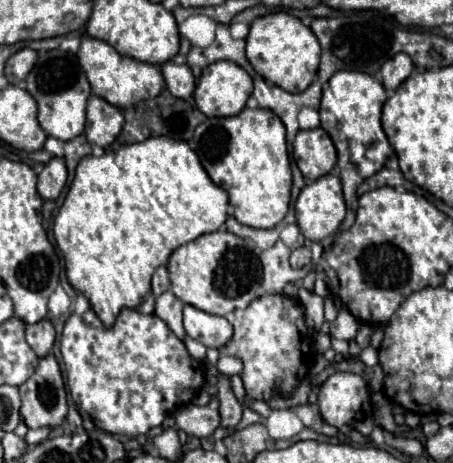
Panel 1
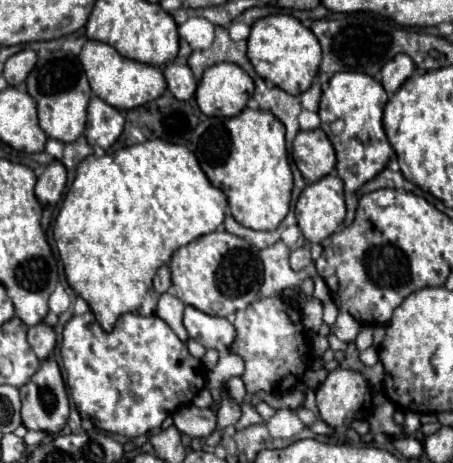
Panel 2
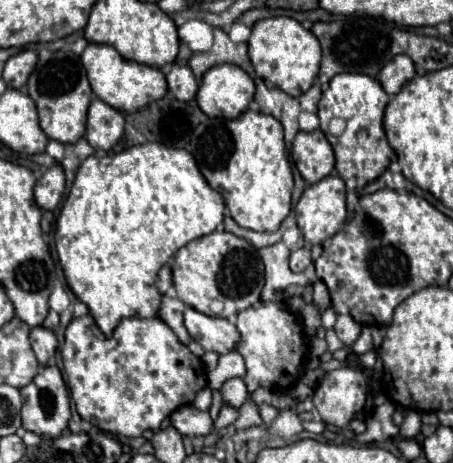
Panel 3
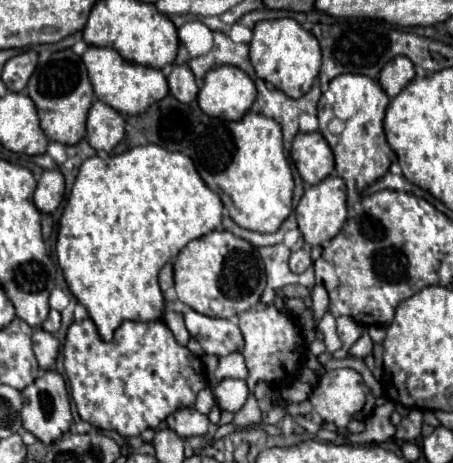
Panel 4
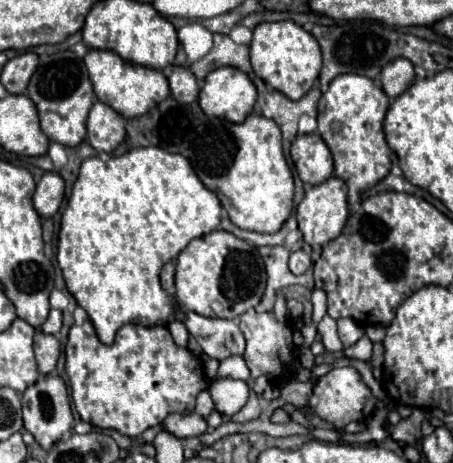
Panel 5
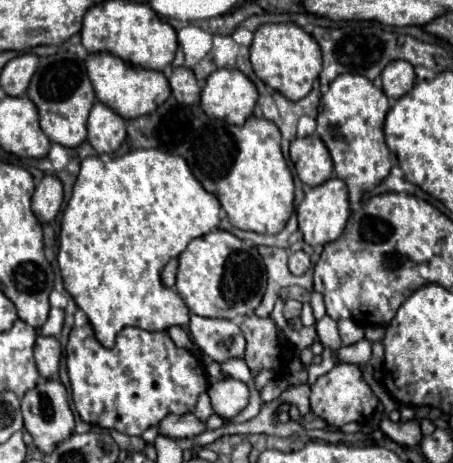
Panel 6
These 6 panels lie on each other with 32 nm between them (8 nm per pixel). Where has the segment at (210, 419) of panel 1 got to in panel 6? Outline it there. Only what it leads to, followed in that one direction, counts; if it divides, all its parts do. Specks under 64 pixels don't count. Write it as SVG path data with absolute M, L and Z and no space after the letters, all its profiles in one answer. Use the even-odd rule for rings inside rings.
M170 414L158 424L158 434L180 440L180 438L194 438L200 432L204 432L204 424L194 414Z

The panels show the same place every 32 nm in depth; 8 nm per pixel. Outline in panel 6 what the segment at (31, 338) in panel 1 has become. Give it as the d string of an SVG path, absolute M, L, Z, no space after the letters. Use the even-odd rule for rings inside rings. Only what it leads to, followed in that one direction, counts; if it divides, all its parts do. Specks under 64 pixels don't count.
M38 336L34 354L36 354L36 364L38 364L40 376L44 376L44 378L58 376L62 346L60 346L60 342L56 338L52 338L52 336Z

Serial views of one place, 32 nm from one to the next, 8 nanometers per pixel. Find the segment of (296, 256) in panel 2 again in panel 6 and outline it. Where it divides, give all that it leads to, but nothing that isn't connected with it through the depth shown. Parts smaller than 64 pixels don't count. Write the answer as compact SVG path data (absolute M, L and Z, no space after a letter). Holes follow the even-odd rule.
M292 252L290 254L290 260L288 260L288 268L290 268L290 272L294 274L294 276L302 276L308 268L312 266L312 262L310 262L310 256L306 254L306 252Z

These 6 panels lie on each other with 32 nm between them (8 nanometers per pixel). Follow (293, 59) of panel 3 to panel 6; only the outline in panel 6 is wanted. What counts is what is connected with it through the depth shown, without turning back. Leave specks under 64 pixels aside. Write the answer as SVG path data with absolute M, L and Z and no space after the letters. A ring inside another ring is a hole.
M264 24L254 32L254 42L250 46L250 62L256 76L272 86L276 92L284 94L288 100L296 102L304 98L322 68L322 54L318 42L306 34L300 26L288 24Z

